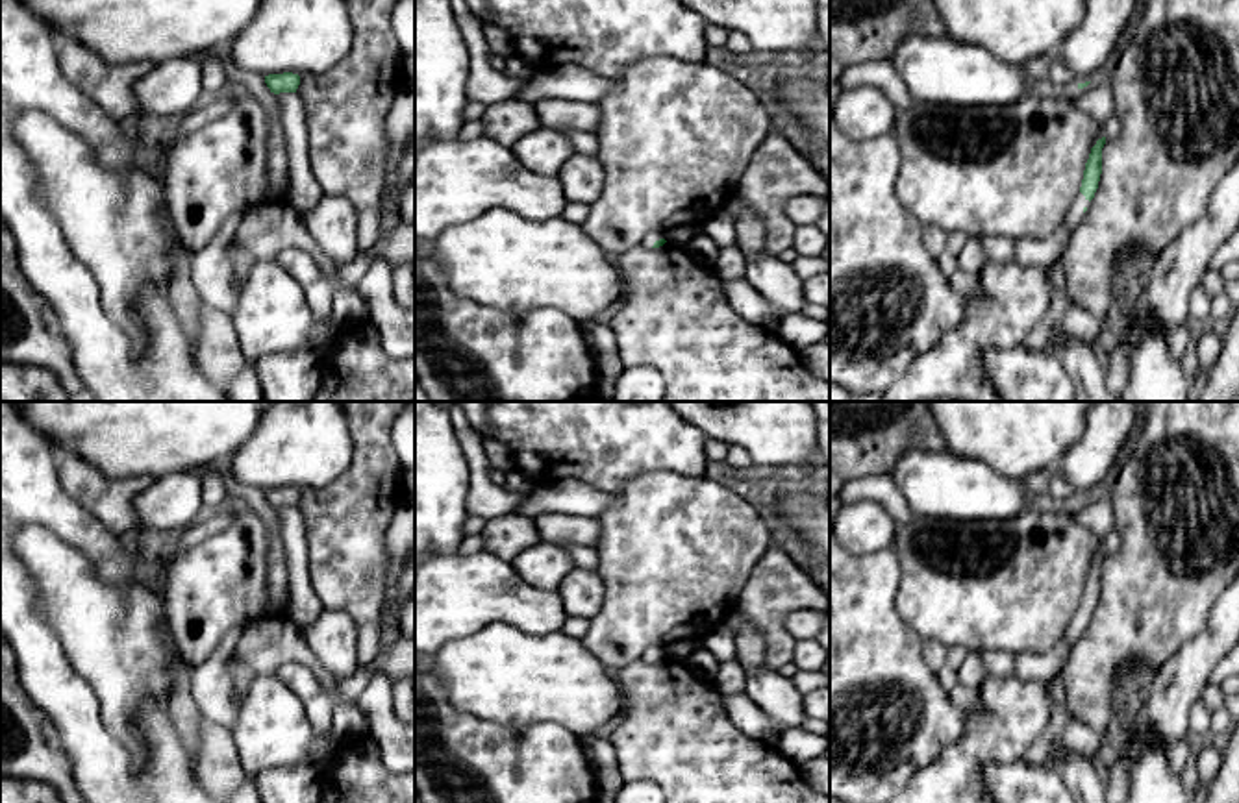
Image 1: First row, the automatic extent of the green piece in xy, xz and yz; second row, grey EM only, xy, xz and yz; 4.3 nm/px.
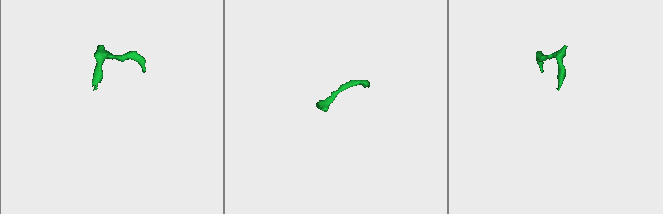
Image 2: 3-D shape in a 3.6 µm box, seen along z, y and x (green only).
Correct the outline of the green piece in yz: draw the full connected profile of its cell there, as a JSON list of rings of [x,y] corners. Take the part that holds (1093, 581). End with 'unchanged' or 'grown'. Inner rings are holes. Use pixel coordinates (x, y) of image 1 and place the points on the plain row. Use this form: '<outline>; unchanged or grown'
[[[1106,551],[1098,553],[1096,559],[1091,562],[1089,574],[1085,577],[1080,607],[1065,631],[1065,640],[1070,646],[1074,646],[1078,642],[1078,638],[1082,636],[1082,633],[1085,631],[1085,625],[1098,603],[1098,596],[1100,596],[1100,588],[1102,588],[1104,559],[1106,559]]]; grown

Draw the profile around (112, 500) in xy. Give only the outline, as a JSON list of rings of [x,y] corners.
[[[61,453],[57,476],[63,490],[113,535],[143,537],[135,511],[137,496],[146,490],[152,476],[107,477],[76,453]]]

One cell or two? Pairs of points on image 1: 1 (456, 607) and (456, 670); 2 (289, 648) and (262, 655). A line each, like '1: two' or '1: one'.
1: two
2: one

